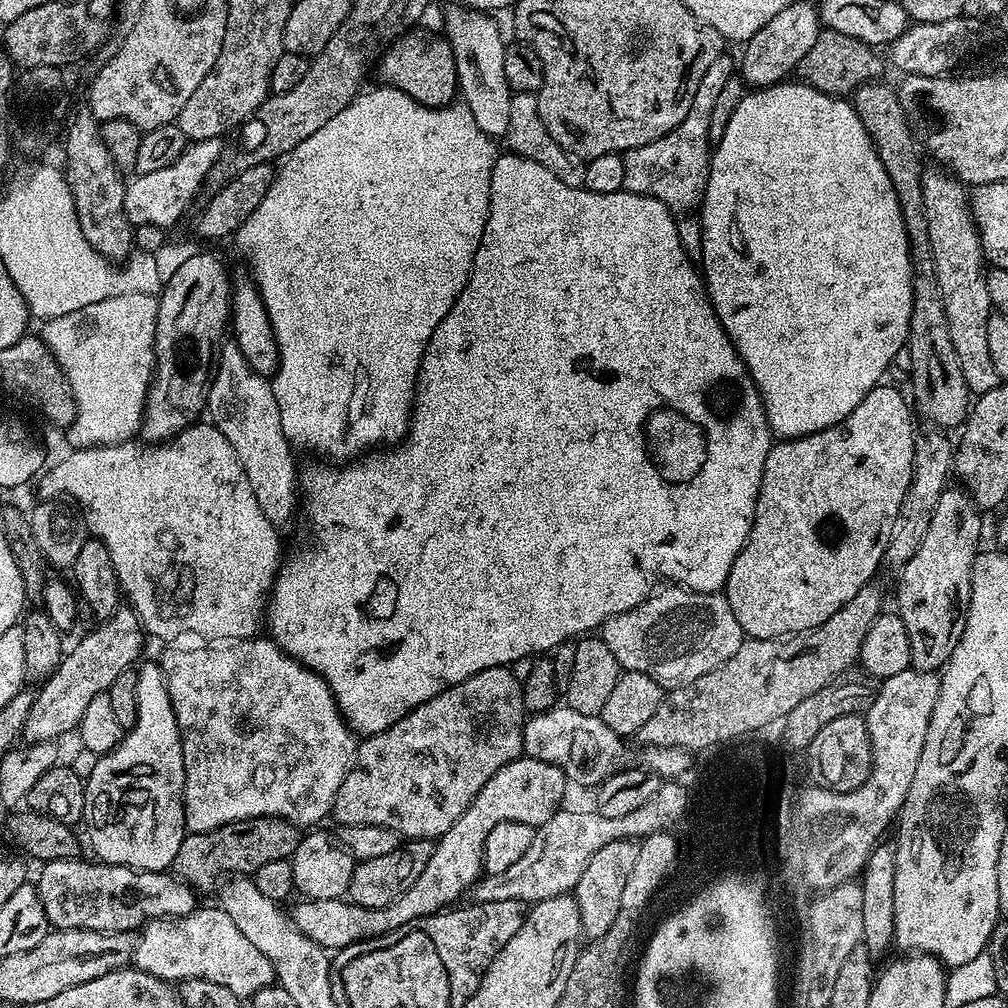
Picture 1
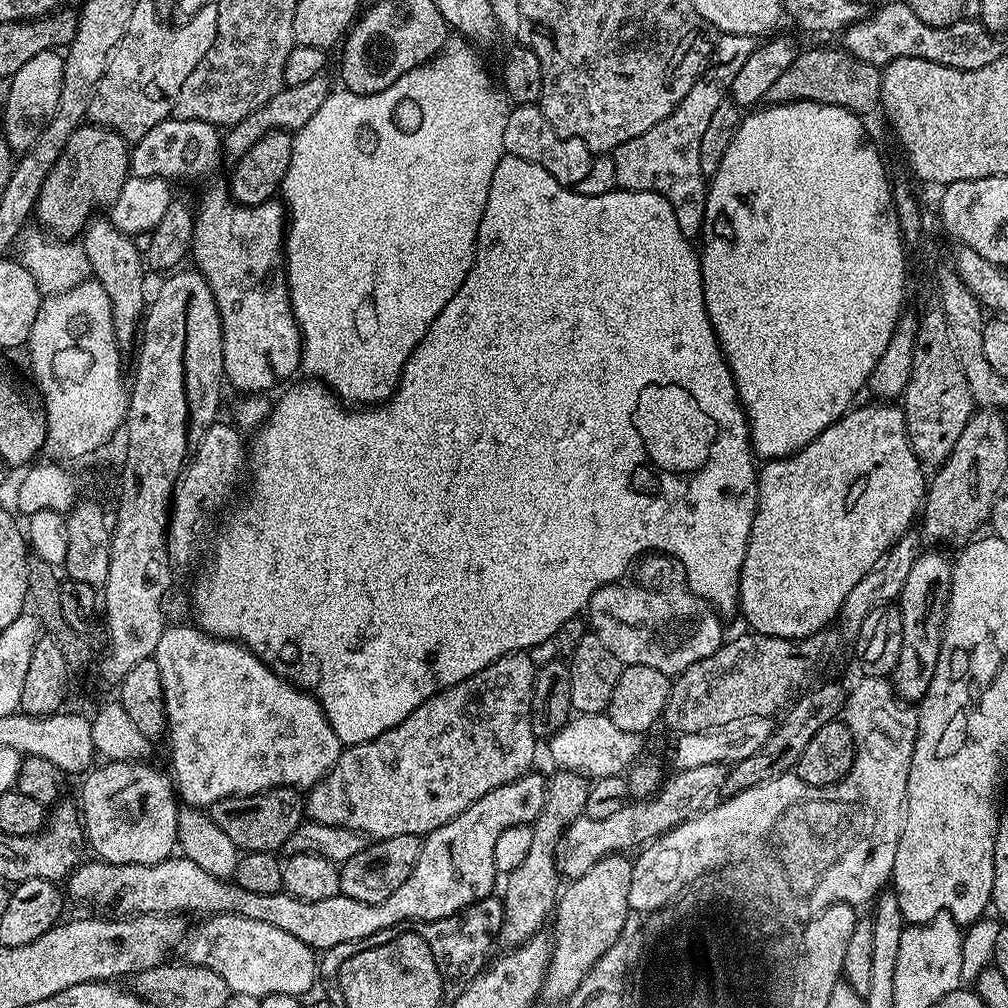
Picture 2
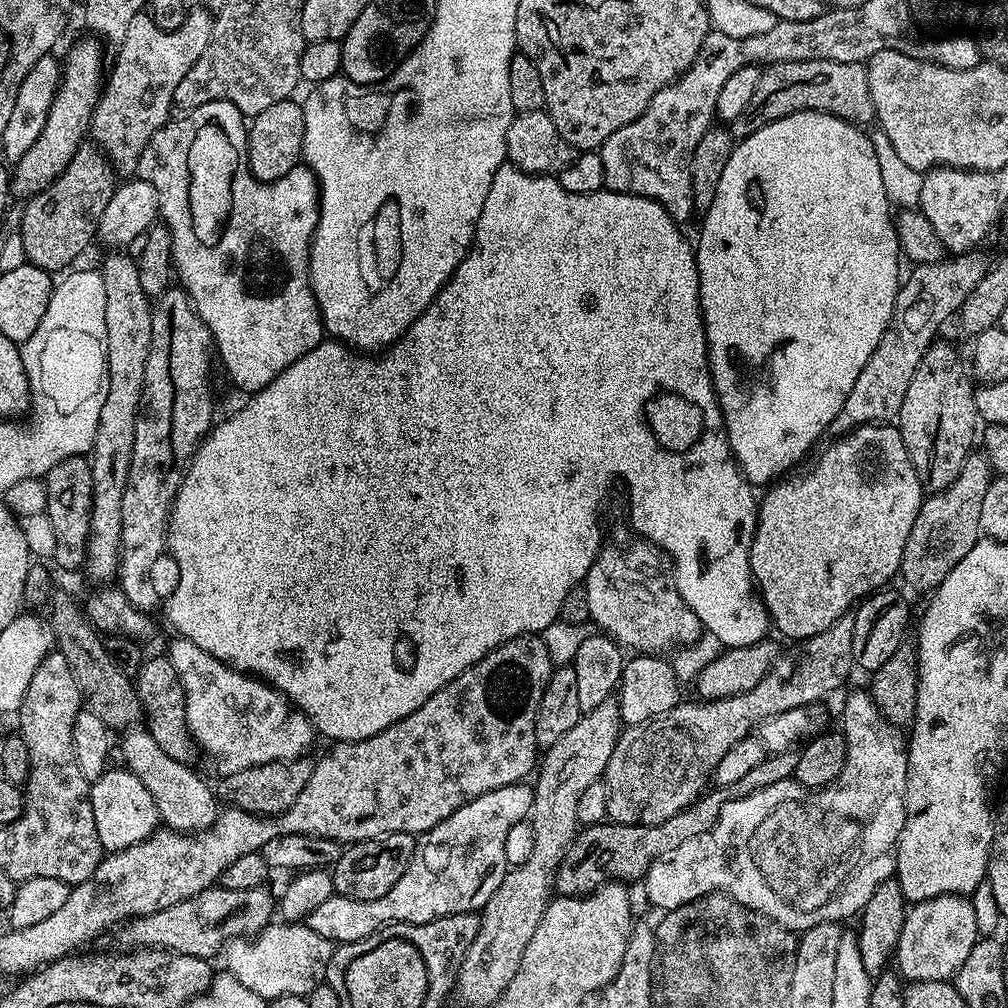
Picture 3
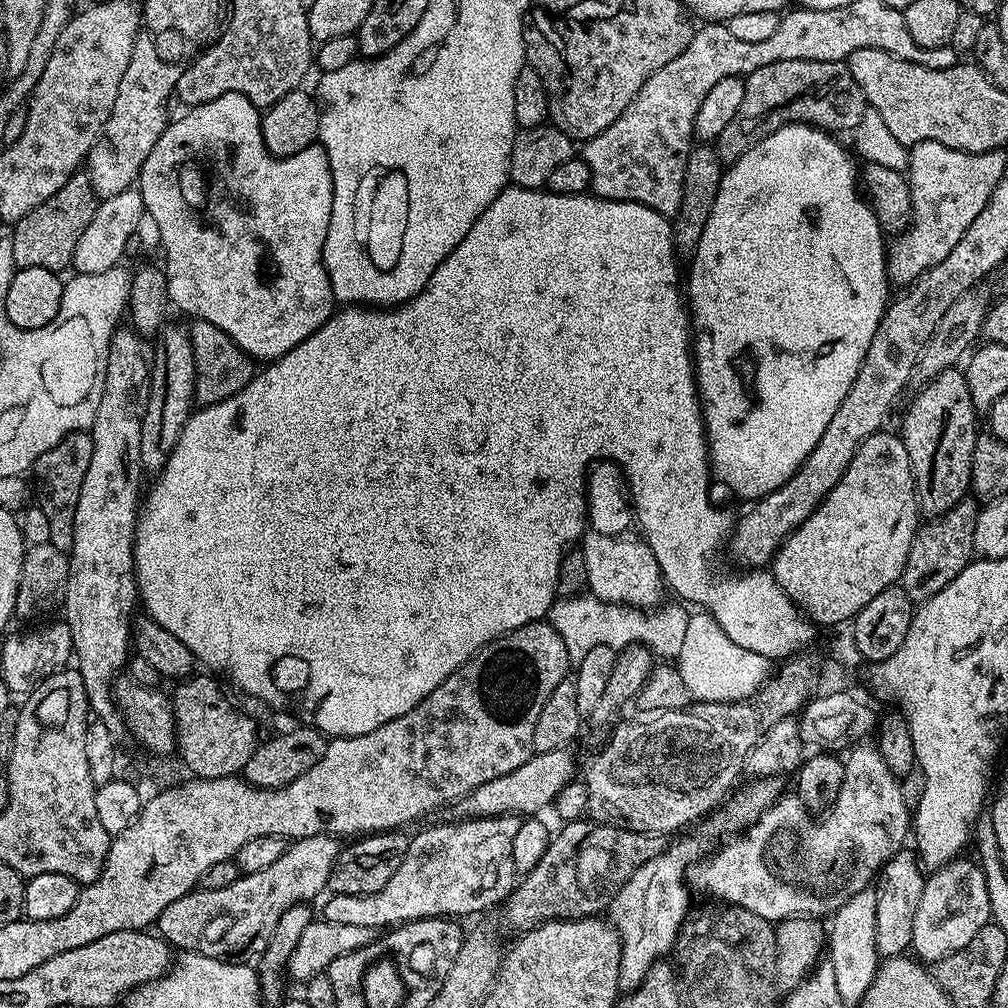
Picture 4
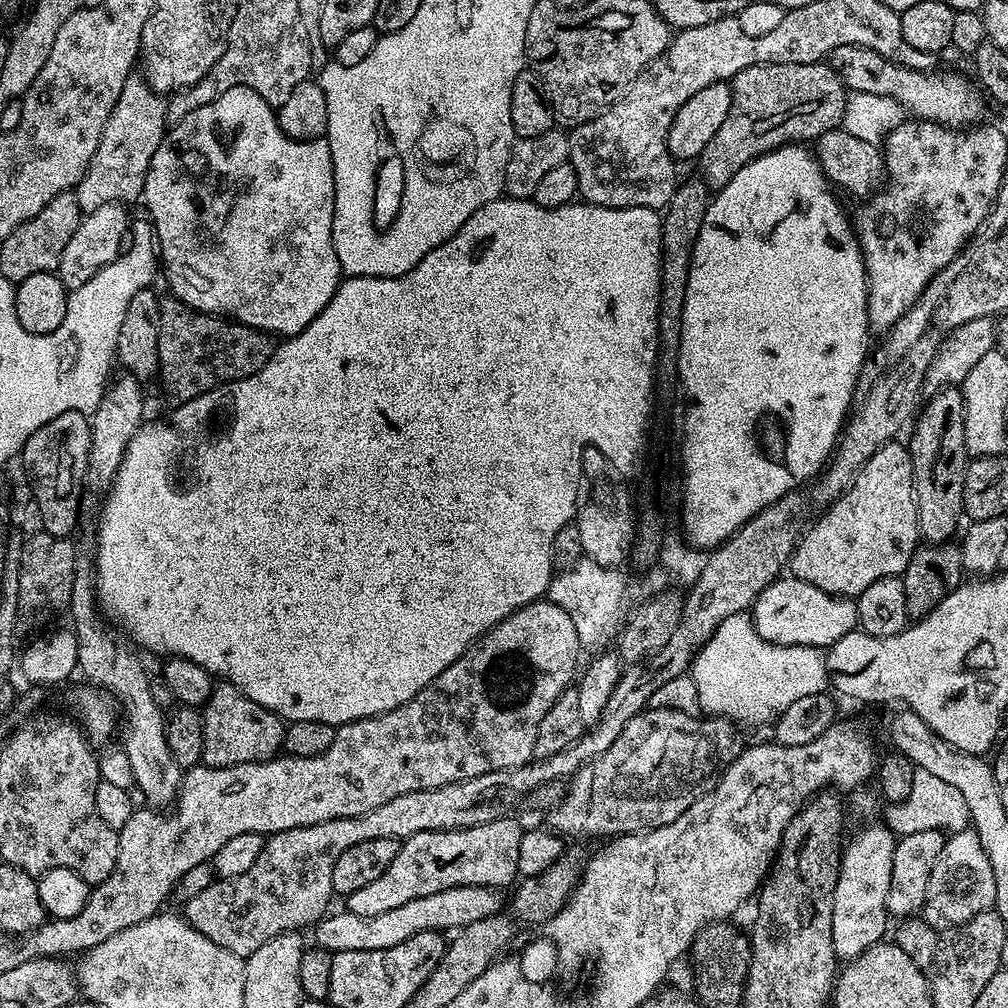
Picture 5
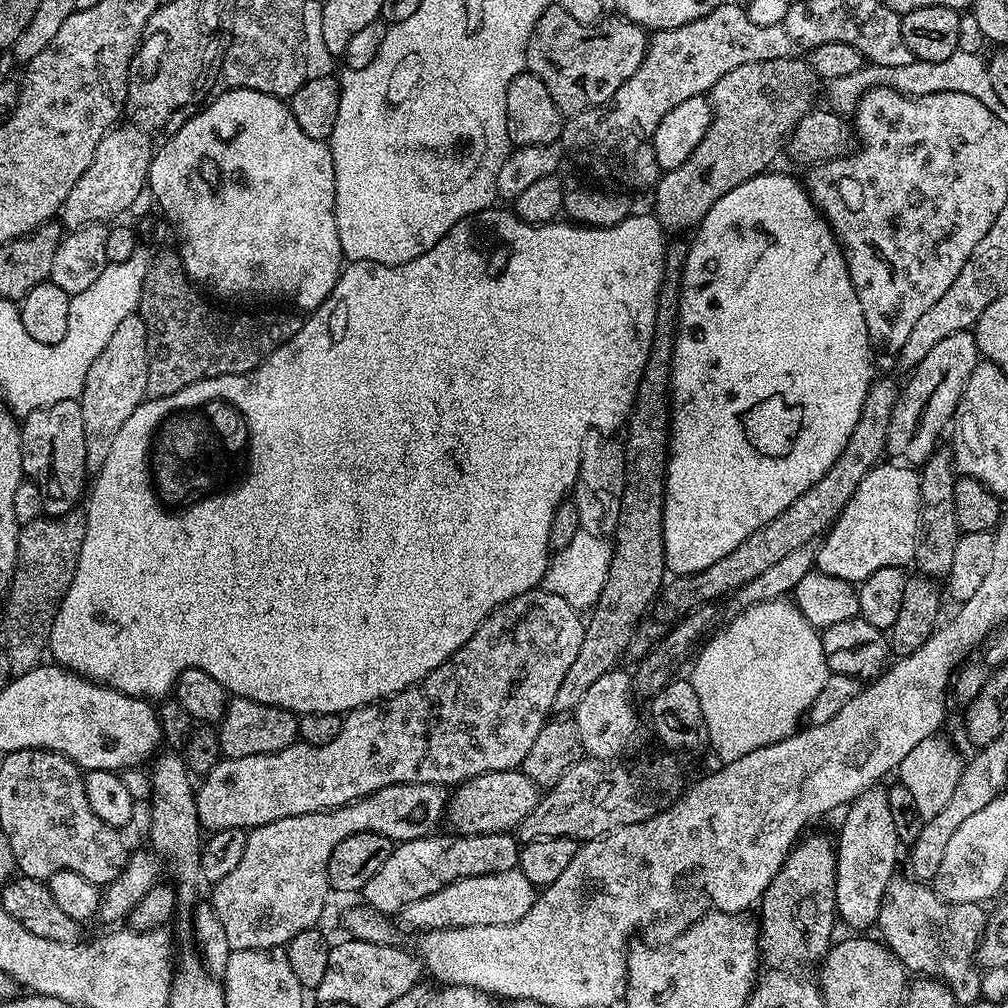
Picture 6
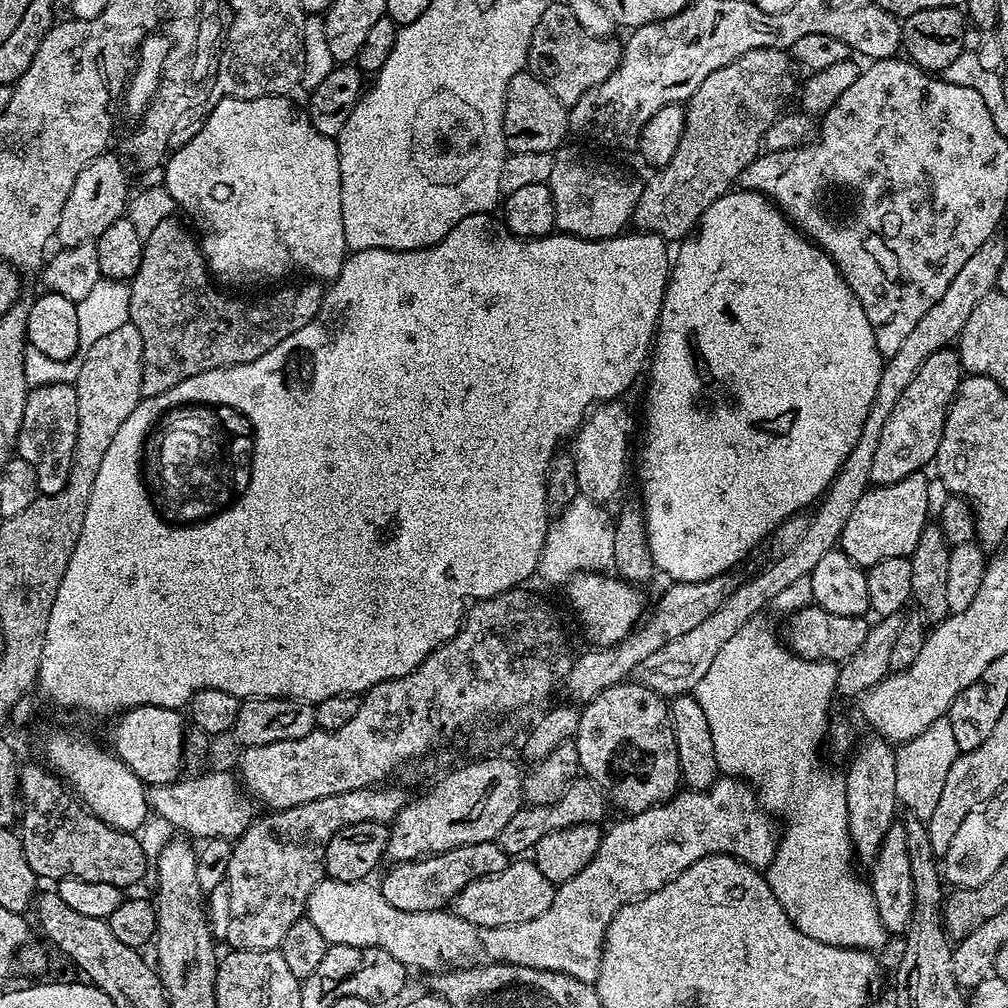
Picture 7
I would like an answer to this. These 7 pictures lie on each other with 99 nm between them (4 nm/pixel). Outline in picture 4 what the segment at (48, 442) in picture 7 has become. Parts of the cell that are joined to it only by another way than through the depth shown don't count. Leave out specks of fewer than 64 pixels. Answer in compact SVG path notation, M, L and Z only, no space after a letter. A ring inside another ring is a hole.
M87 431L67 432L62 438L62 442L58 442L58 446L42 453L34 465L34 473L36 472L34 488L35 491L36 488L40 491L38 506L42 510L42 514L46 514L46 519L50 525L48 543L53 544L55 548L62 550L65 554L71 553L72 550L72 543L74 542L74 506L78 506L78 494L82 490L82 478L86 478L86 466L90 466L91 453L92 438Z

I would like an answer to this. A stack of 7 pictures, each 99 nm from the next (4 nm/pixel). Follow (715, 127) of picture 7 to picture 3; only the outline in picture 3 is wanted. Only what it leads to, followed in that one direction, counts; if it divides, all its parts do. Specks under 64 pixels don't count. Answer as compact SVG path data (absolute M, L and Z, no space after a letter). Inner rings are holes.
M807 60L806 62L778 62L767 65L758 78L758 86L754 86L754 94L750 97L750 106L738 114L736 120L731 121L730 131L733 137L743 138L754 134L762 126L774 122L778 118L786 118L795 112L821 112L830 114L834 118L842 118L848 124L868 126L872 124L876 111L874 102L870 98L870 82L868 69L864 64L854 62L830 62L829 60Z

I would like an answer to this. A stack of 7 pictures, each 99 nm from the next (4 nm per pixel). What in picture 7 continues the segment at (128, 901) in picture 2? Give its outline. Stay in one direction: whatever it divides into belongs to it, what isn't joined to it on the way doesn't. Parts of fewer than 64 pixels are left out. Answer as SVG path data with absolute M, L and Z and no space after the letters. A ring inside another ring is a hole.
M496 840L486 842L474 842L474 846L458 846L454 850L446 850L437 856L425 856L422 860L407 860L401 864L393 863L392 869L384 876L384 881L379 881L380 893L398 910L410 910L411 912L439 912L447 909L455 901L463 888L470 886L470 882L481 880L494 874L502 874L510 863L510 857L501 850Z

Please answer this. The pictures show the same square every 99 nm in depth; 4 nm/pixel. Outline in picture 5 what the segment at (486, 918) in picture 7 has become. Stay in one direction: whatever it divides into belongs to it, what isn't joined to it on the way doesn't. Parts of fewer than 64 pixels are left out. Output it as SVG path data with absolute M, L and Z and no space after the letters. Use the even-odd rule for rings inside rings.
M458 886L440 890L438 894L428 894L426 898L414 898L413 901L406 902L406 906L394 906L394 910L386 910L382 914L363 916L347 910L336 914L332 912L315 925L315 943L334 954L346 950L390 950L390 946L398 946L398 942L406 942L406 938L414 938L414 934L448 934L470 926L470 922L490 918L502 907L500 896L501 893L494 888Z

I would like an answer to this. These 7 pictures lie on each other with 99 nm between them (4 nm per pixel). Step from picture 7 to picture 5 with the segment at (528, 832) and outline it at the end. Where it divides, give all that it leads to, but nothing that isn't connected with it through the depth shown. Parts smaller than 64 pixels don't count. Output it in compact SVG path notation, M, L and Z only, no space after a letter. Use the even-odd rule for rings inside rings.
M669 708L639 712L622 726L622 734L606 754L570 777L559 802L547 809L547 827L564 838L615 838L674 822L698 798L712 792L724 769L736 761L742 751L736 732L737 725L723 716L687 716Z

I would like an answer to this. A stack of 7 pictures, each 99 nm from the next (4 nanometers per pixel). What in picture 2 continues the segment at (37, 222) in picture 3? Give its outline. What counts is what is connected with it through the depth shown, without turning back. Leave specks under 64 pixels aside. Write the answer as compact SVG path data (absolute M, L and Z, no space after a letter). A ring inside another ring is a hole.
M85 122L74 130L74 134L70 134L70 142L66 142L58 162L54 162L50 174L46 174L46 182L42 182L42 190L38 194L35 219L40 219L41 229L51 230L64 238L79 237L97 215L96 208L107 209L118 198L118 194L122 194L122 186L128 181L129 175L129 141L114 130L103 128L100 124Z

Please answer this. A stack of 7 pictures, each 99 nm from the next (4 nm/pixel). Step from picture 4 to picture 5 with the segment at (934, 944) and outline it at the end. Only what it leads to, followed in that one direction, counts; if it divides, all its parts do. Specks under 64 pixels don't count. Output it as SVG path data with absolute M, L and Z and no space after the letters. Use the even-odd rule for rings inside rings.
M974 830L951 833L944 841L942 854L938 854L938 862L934 862L934 870L930 870L930 886L926 886L922 918L943 930L967 924L980 912L995 907L994 870L990 858L986 858L986 850L982 850L978 834Z

